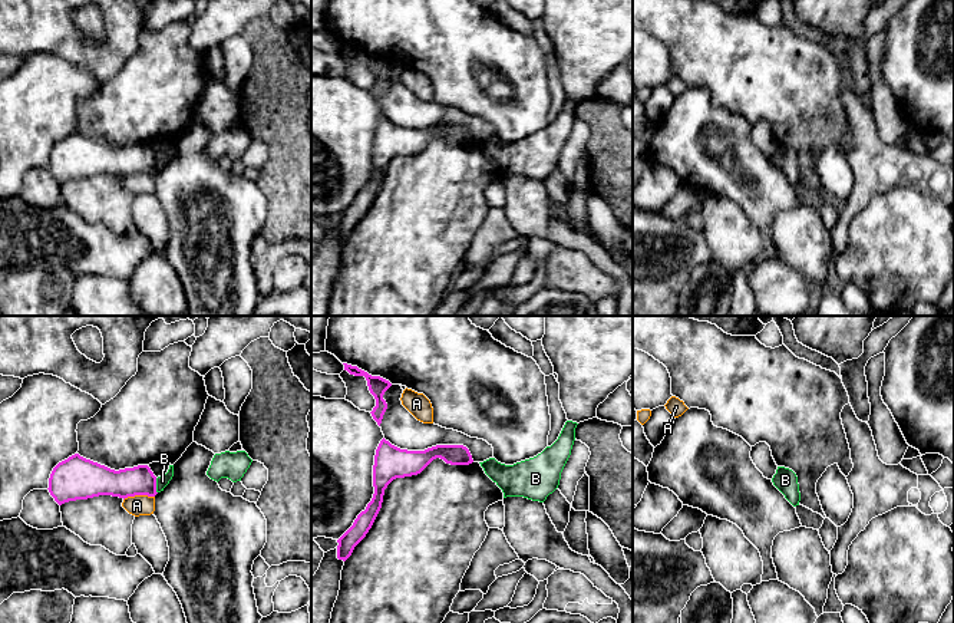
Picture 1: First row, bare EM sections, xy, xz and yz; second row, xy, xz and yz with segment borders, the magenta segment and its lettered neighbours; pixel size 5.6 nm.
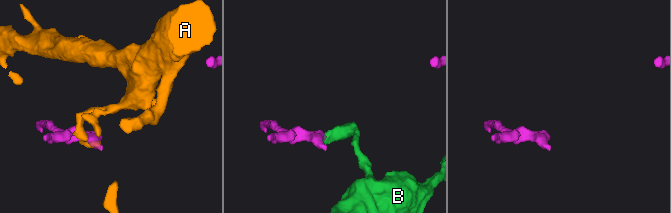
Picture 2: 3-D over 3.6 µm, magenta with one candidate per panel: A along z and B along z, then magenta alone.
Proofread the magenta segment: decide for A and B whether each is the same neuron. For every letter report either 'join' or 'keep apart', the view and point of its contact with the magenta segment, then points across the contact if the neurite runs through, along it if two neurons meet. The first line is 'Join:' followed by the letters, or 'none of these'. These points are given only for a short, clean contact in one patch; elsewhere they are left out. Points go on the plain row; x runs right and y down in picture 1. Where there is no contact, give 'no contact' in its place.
Join: none of these
A: keep apart; meets magenta in xy at (138, 172)
B: keep apart; meets magenta in xy at (155, 164); border along xy (155, 157), (157, 171)

